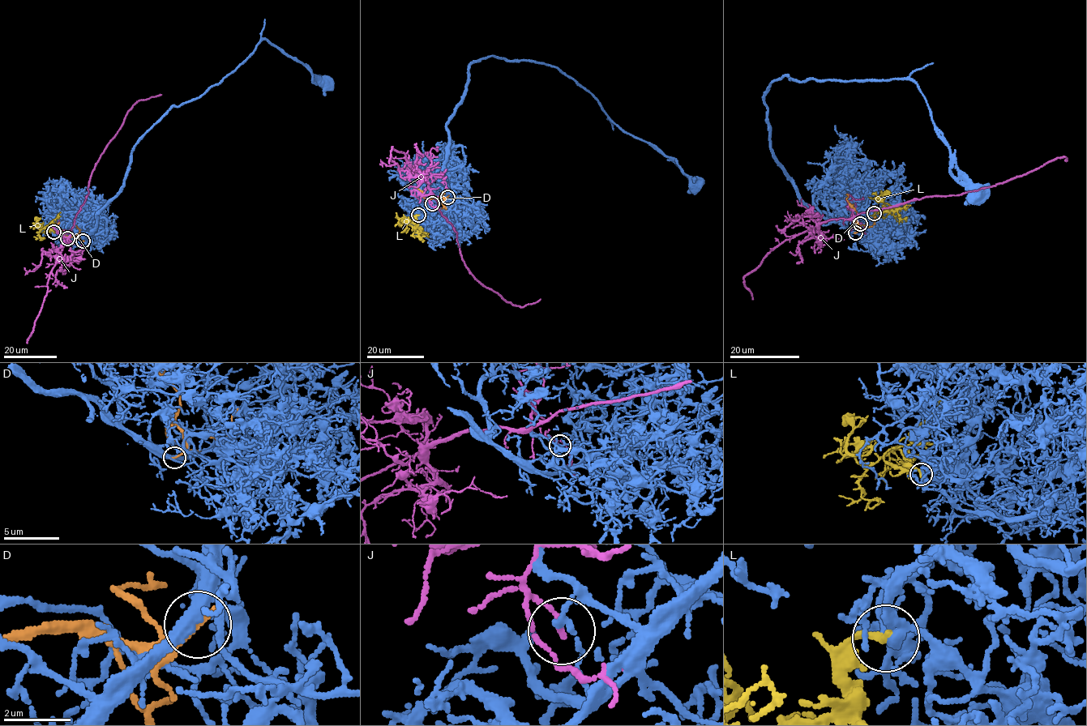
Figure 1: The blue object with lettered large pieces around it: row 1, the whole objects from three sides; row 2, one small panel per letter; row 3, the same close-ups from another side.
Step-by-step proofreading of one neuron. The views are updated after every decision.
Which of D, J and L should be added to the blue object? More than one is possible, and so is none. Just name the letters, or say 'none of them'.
L

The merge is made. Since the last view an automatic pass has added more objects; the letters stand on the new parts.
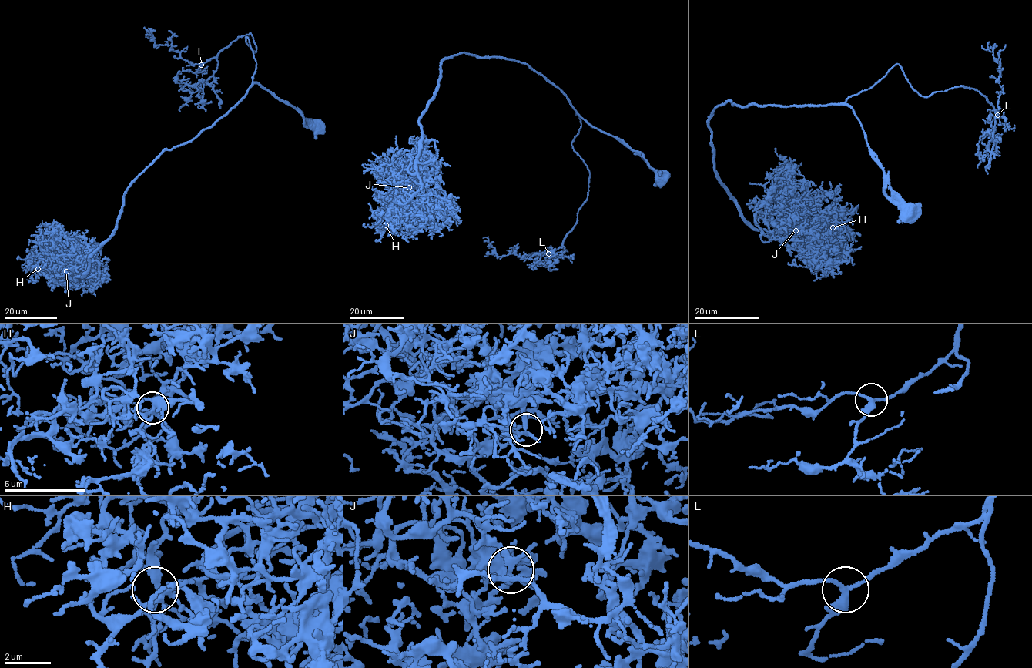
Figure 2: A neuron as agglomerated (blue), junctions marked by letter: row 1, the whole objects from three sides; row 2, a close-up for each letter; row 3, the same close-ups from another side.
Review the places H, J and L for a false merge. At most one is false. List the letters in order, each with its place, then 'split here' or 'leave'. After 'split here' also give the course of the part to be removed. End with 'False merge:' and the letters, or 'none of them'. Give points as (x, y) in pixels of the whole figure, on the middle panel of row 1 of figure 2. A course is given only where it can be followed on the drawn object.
H: place (386, 225); leave
J: place (409, 187); leave
L: place (548, 253); leave
False merge: none of them

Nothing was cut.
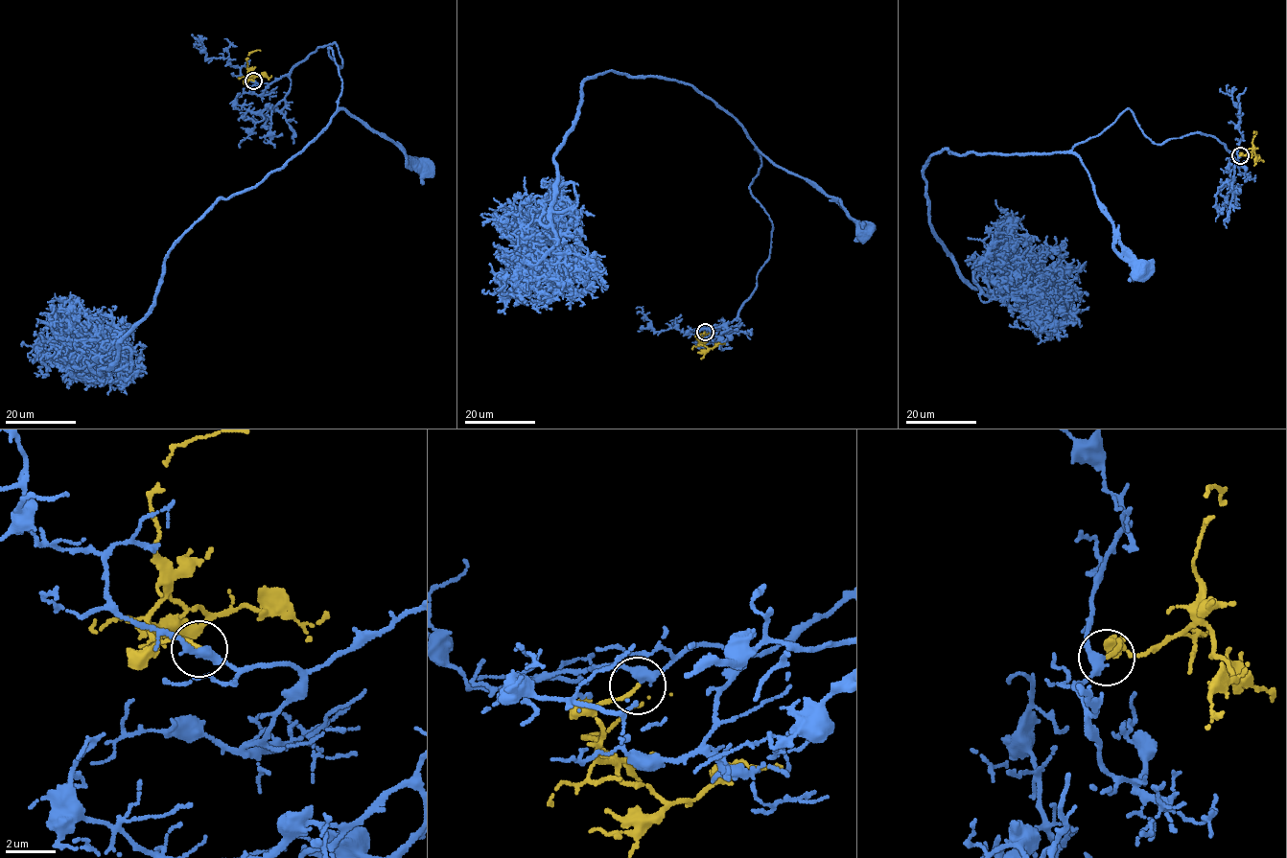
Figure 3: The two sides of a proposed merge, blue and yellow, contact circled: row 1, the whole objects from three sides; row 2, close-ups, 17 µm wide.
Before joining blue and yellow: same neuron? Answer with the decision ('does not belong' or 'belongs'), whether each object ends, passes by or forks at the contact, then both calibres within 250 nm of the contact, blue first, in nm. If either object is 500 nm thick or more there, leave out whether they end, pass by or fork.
belongs; blue passes by; yellow ends there; 320 nm thick on the blue side, 150 nm on the other

